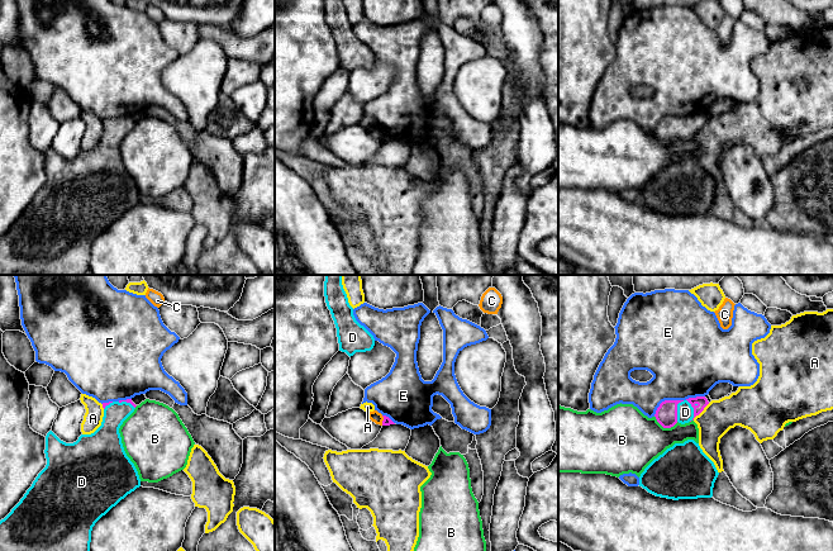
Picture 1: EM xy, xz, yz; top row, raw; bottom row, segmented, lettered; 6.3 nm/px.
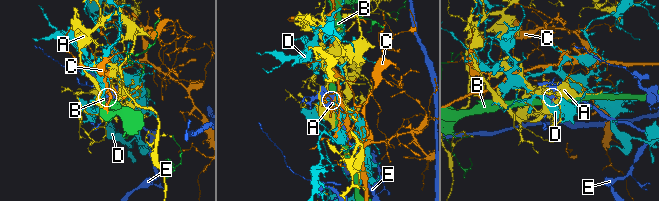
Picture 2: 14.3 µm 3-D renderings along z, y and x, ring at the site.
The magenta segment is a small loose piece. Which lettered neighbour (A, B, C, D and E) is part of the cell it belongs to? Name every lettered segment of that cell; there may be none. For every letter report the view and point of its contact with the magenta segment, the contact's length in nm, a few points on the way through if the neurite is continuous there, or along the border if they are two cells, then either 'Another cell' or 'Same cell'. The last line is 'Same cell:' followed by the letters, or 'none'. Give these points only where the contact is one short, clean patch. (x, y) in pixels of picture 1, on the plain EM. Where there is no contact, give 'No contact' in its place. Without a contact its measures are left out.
A: Touches magenta at yz (700, 128). Shared border 160 nm. Boundary: yz (709, 119), (693, 136). Another cell
B: Touches magenta at yz (665, 143). Shared border 160 nm. Boundary: yz (655, 132), (663, 143), (672, 143), (677, 138). Another cell
C: Touches magenta at xz (382, 137). Shared border 60 nm. Boundary: xz (381, 132), (382, 141). Another cell
D: Touches magenta at yz (676, 126). Shared border 140 nm. Path across: yz (666, 131), (676, 126), (685, 128). Same cell
E: Touches magenta at yz (665, 117). Shared border 220 nm. Another cell
Same cell: D

